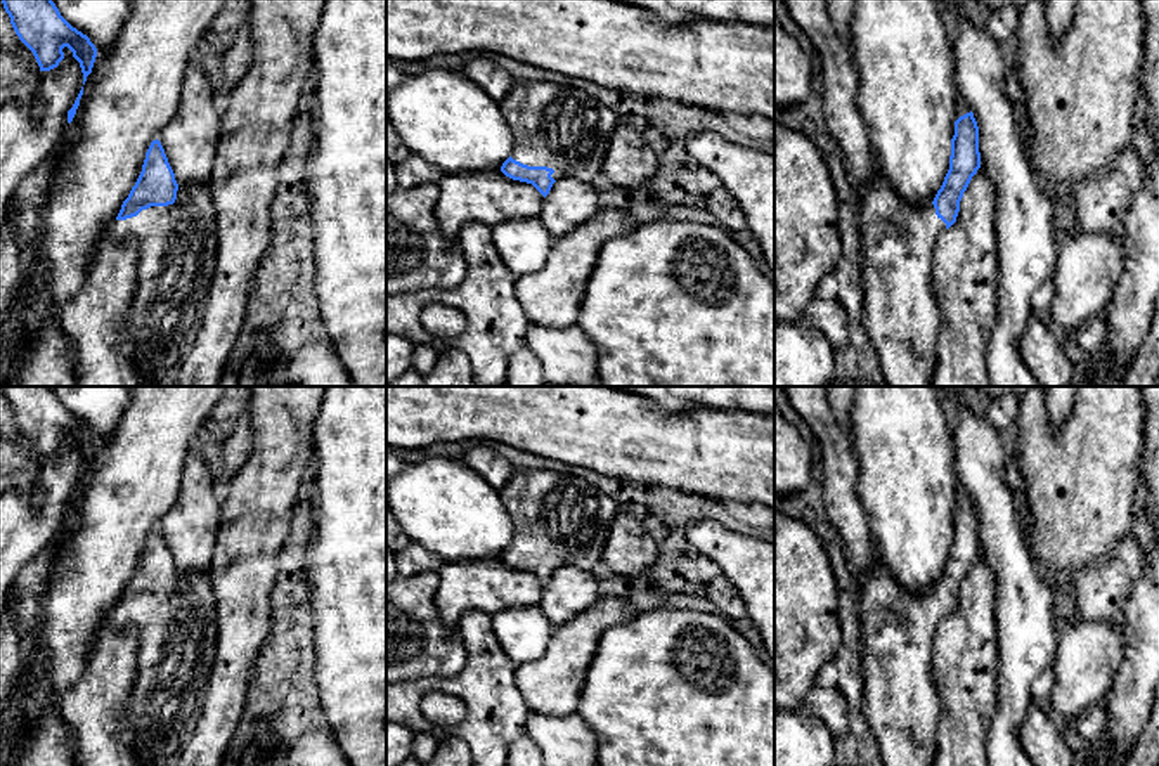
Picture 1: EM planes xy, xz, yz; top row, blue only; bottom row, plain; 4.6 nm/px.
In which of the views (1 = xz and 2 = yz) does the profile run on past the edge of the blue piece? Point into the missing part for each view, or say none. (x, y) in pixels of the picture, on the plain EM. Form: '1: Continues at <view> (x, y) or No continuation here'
1: Continues at xz (560, 515)
2: Continues at yz (901, 706)

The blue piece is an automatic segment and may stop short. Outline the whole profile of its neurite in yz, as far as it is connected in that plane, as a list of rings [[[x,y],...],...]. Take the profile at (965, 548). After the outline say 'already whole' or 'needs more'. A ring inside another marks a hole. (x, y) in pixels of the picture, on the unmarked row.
[[[974,501],[955,510],[949,558],[930,591],[913,594],[873,562],[859,584],[863,716],[877,740],[884,766],[932,766],[941,724],[941,693],[934,683],[934,641],[939,624],[958,605],[960,589],[981,556],[979,515]]] | needs more

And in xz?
[[[516,470],[499,490],[515,534],[501,560],[532,572],[544,586],[561,565],[592,570],[603,558],[610,527],[622,506],[589,482],[553,470]]] | needs more

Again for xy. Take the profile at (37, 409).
[[[0,386],[19,428],[33,440],[40,459],[50,459],[64,447],[68,435],[80,451],[83,473],[92,461],[97,437],[87,423],[73,416],[52,386]]] | already whole

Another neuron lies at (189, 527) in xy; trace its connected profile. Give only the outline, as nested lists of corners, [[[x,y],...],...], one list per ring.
[[[189,454],[177,503],[158,523],[178,575],[210,572],[220,510],[222,492],[206,459]]]

